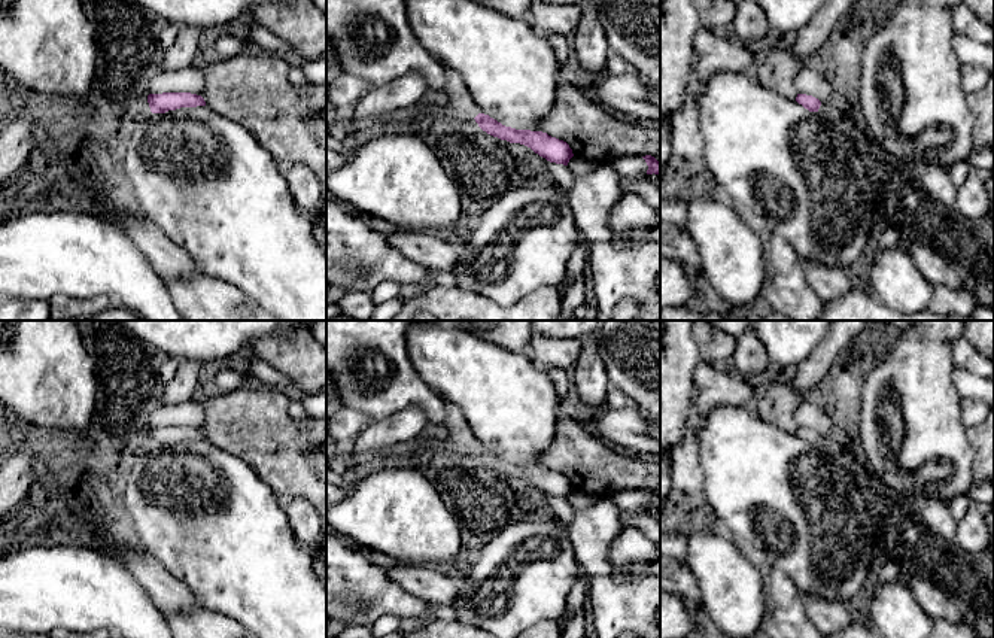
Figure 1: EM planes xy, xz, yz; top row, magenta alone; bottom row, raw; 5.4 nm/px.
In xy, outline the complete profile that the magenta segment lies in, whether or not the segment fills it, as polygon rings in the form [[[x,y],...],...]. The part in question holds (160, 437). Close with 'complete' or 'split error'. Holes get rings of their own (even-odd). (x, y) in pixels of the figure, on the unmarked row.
[[[191,426],[149,428],[148,437],[152,447],[165,447],[168,444],[176,444],[180,441],[206,440],[206,435],[201,429]]] | complete

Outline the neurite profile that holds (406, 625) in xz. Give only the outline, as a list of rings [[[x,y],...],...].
[[[401,619],[398,631],[405,634],[411,631],[425,629],[429,623],[434,620],[425,620],[425,619]]]

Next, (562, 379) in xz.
[[[545,368],[545,373],[553,380],[559,398],[563,401],[572,385],[572,371],[563,368]]]

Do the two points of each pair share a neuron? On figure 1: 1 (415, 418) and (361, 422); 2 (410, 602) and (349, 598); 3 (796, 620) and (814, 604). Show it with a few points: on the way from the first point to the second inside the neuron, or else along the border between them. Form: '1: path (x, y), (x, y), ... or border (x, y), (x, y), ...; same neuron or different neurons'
1: border (374, 421), (347, 444); different neurons
2: path (395, 601), (388, 598), (364, 598); same neuron
3: border (798, 595), (806, 616), (812, 622); different neurons

